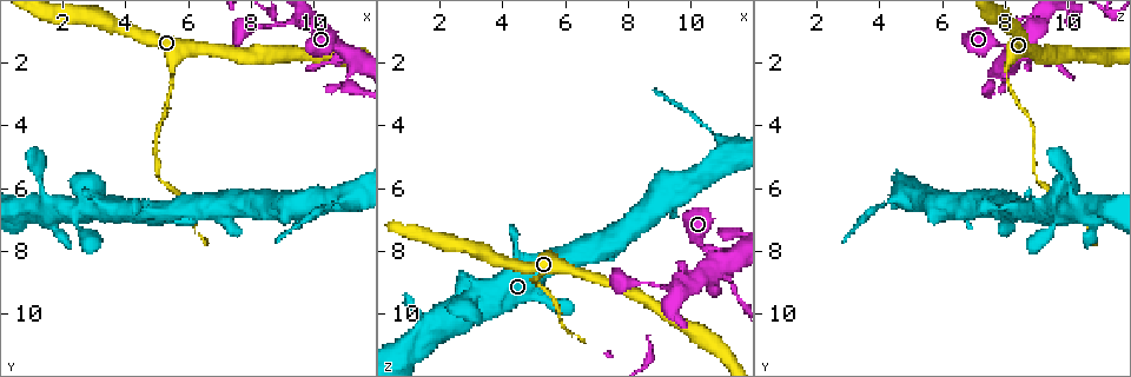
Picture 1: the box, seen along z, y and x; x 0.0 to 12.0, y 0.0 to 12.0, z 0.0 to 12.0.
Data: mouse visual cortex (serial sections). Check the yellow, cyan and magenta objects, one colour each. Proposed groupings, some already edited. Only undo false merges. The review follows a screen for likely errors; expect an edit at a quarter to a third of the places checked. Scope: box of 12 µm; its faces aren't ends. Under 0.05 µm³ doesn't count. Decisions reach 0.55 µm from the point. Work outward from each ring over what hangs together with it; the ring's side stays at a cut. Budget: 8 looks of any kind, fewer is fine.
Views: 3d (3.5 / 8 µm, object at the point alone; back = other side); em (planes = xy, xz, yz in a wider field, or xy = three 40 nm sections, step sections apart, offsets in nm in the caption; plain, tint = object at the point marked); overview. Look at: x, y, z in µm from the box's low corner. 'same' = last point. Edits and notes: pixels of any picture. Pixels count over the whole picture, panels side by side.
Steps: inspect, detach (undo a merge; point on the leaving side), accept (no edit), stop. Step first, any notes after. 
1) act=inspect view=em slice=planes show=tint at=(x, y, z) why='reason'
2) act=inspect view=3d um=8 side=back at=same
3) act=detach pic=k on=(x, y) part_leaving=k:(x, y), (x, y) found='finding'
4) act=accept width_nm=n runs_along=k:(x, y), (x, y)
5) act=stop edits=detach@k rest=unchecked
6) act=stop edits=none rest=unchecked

act=inspect view=3d um=3.5 at=(11.1, 1.6, 8.4) why='abrupt turn'

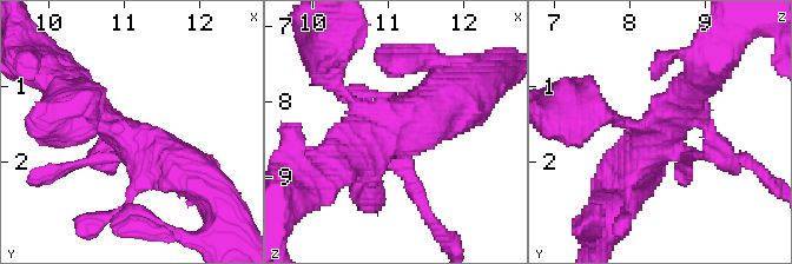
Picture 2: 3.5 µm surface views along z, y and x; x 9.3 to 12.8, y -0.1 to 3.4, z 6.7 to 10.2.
act=accept runs_along=2:(74, 118), (107, 125), (183, 169) found='continuous, no second cell'

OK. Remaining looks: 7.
act=inspect view=3d um=3.5 at=(10.6, 6.5, 4.0) why='narrows sharply'

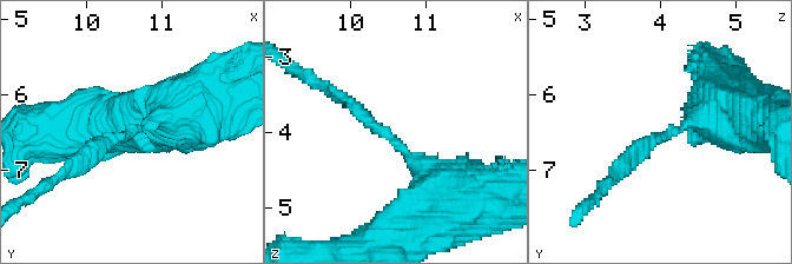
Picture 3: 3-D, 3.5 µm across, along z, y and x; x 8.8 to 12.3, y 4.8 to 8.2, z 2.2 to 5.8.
act=detach pic=3 on=(375, 126) part_leaving=3:(406, 151), (351, 103), (325, 87) found='a second cell is stuck on'

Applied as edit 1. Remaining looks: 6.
act=inspect view=overview why='redraw'

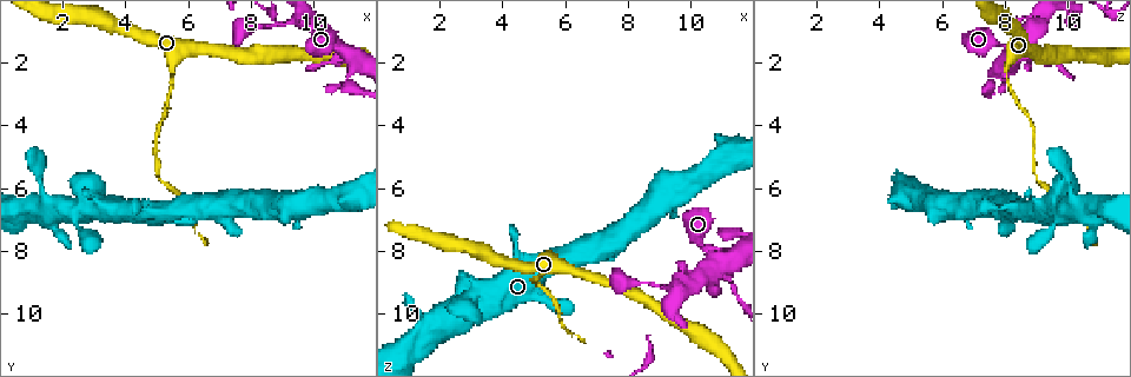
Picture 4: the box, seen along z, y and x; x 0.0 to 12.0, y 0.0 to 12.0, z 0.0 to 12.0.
act=inspect view=3d um=3.5 at=(5.5, 2.3, 8.0) why='calibre changes'

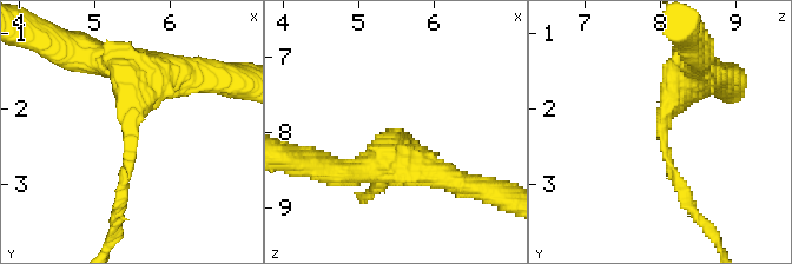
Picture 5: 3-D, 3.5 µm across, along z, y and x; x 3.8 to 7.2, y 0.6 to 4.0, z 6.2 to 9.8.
act=inspect view=em slice=xy step=1 show=tint at=(5.50, 2.30, 8.05) arm_widths_nm=150,450 why='need the tissue'

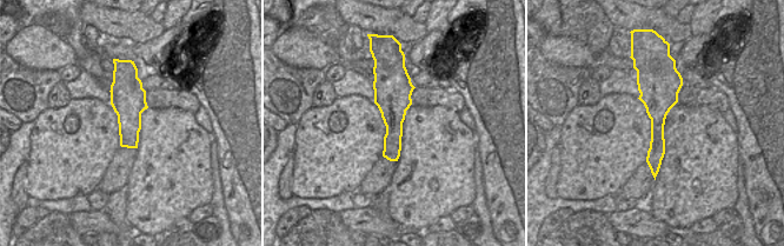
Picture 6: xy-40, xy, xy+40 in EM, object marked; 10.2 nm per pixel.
act=inspect view=em slice=planes show=tint at=same

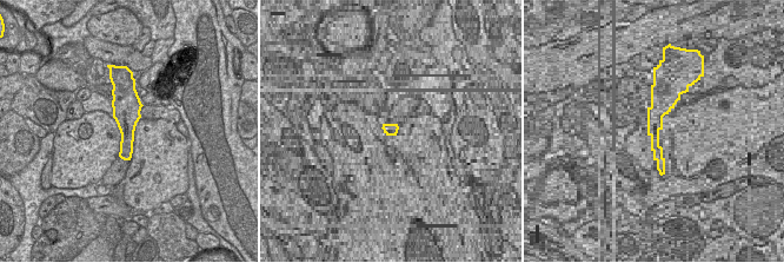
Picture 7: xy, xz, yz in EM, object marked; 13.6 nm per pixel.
act=accept runs_along=5:(124, 61), (134, 112), (120, 206) found='one cell here'

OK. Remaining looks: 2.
act=stop edits=detach@3 rest=unchecked

